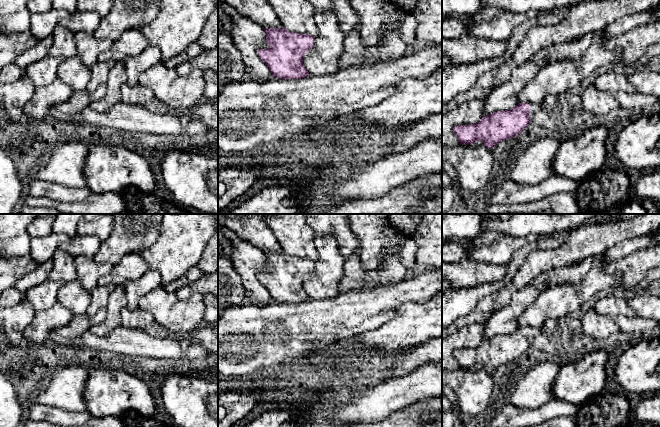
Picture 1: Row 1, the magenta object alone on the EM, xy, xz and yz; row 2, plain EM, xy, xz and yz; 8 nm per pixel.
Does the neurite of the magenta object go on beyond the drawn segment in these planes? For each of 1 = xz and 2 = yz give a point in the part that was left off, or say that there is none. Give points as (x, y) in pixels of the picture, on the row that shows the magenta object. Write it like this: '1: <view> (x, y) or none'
1: none
2: yz (536, 106)

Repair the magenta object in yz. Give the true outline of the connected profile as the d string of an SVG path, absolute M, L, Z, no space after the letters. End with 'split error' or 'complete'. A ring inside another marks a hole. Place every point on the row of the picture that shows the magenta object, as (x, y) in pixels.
M520 103L511 110L497 111L469 125L458 125L453 131L460 144L468 145L482 141L488 148L494 148L499 142L516 137L531 122L531 110L539 110L540 104L530 106Z | split error

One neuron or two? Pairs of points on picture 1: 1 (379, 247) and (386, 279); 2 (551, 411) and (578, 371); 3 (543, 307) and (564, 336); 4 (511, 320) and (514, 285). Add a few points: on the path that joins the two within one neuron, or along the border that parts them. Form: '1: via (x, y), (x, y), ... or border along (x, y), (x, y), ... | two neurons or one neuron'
1: border along (360, 258), (377, 268), (394, 254), (406, 268) | two neurons
2: border along (552, 399), (560, 399), (579, 405) | two neurons
3: border along (568, 314), (549, 317), (539, 327) | two neurons
4: border along (528, 284), (516, 291), (511, 299), (497, 310) | two neurons

